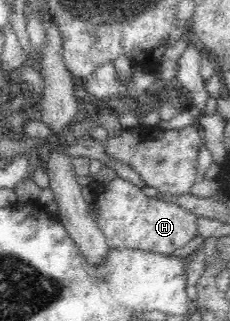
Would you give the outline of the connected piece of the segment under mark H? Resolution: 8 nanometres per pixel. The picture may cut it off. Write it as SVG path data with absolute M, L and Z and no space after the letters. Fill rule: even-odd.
M119 176L91 188L94 193L98 193L94 204L99 209L99 216L95 222L112 250L134 249L170 256L197 236L195 213L175 202L164 201L162 197L150 197L142 192L142 188L120 179Z

